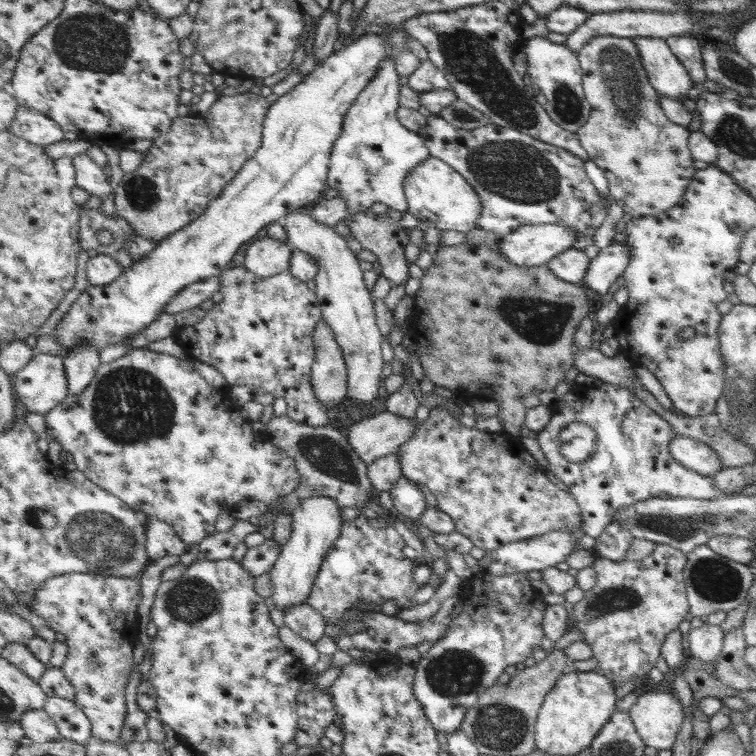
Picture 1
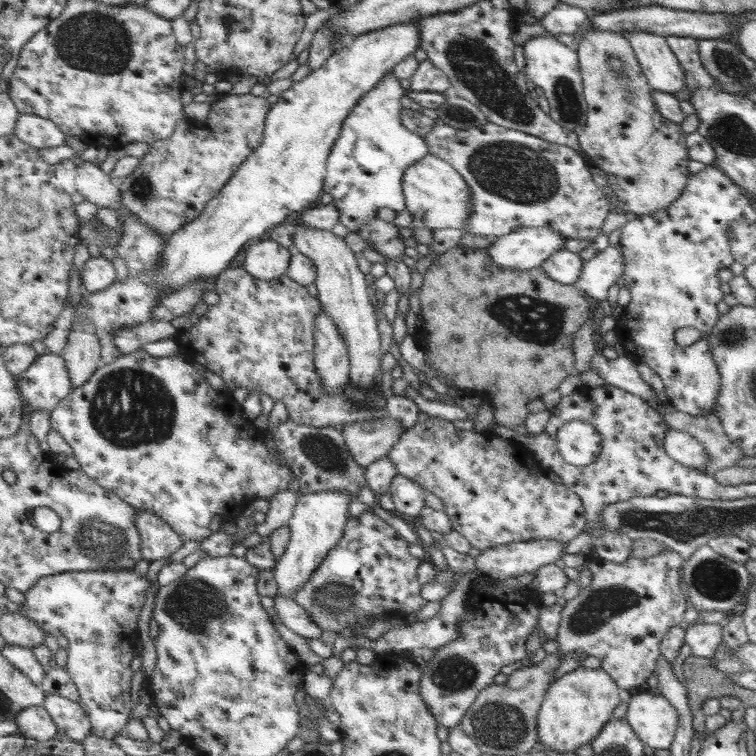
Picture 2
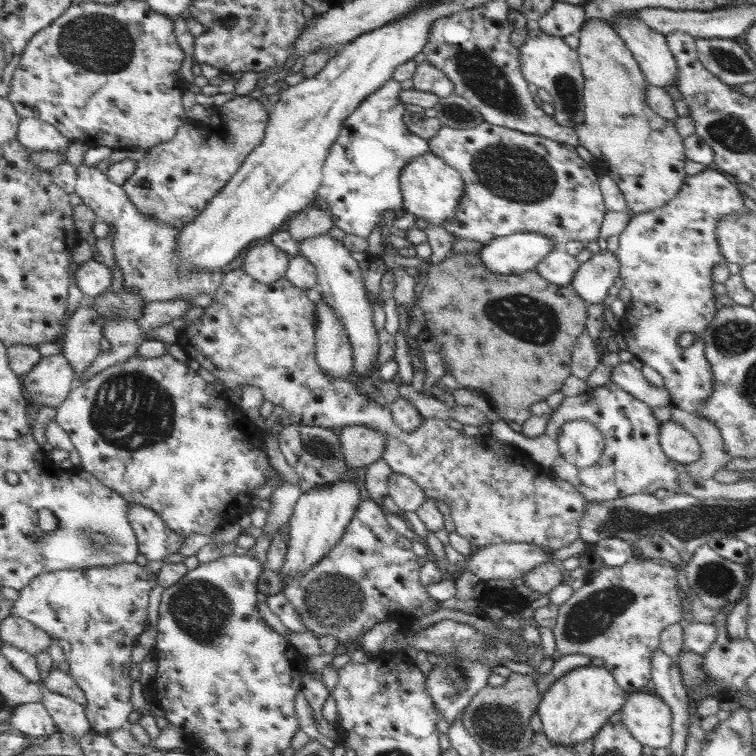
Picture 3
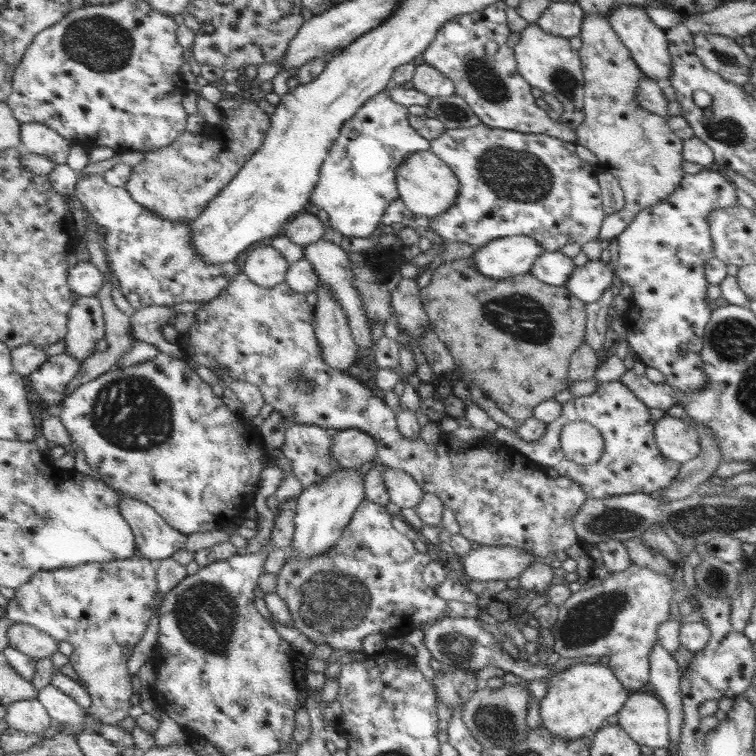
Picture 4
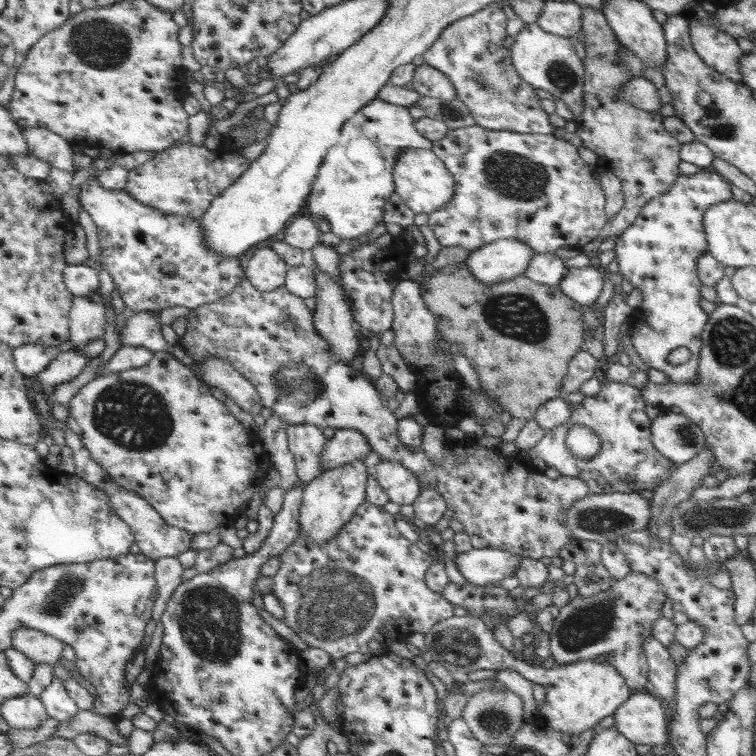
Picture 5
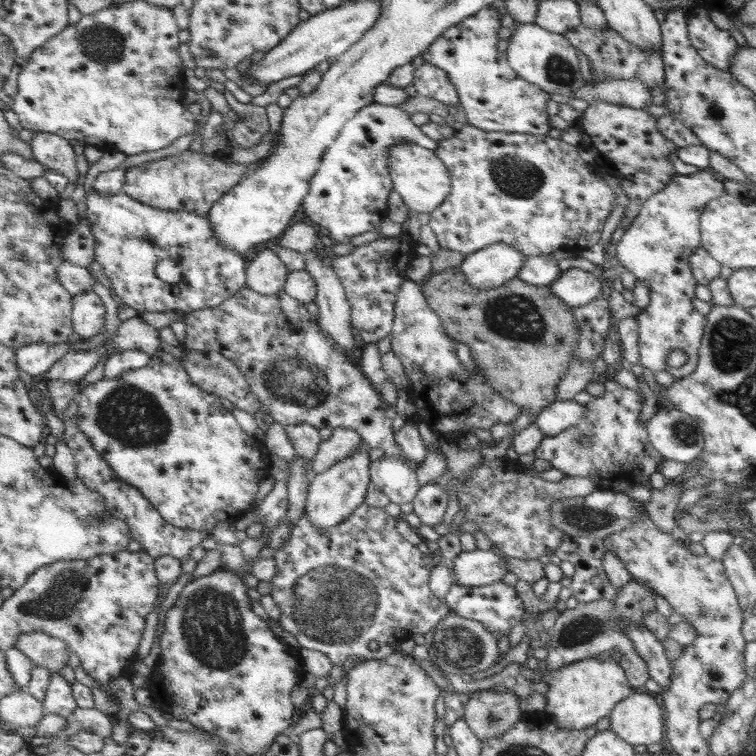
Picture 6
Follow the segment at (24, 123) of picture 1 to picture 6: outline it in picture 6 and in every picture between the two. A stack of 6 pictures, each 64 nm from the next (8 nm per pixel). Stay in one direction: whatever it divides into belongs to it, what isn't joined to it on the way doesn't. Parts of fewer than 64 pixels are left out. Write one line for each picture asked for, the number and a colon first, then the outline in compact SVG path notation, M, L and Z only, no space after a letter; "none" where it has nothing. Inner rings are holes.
2: M21 112L19 122L15 126L15 136L41 150L65 144L65 132L61 132L53 120L39 114Z
3: M23 118L17 140L21 140L25 146L33 148L35 152L47 152L47 150L67 150L71 146L71 140L65 138L55 124L45 122L41 118Z
4: M23 122L21 126L21 152L27 154L45 154L59 164L67 164L71 148L75 142L63 138L59 132L49 128L43 122Z
5: M23 128L23 134L29 144L29 154L35 154L41 160L51 162L53 168L65 168L75 172L75 164L73 164L75 142L47 128Z
6: M33 132L33 138L29 140L29 144L33 146L35 158L41 164L69 176L71 182L79 180L77 156L65 136L57 136L53 132Z

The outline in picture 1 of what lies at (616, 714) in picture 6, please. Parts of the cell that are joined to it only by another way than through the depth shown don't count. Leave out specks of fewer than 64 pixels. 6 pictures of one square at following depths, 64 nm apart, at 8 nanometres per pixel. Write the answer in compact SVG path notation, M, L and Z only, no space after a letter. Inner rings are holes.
M663 690L639 696L629 708L629 716L643 744L655 748L657 752L673 748L685 722L679 700Z

